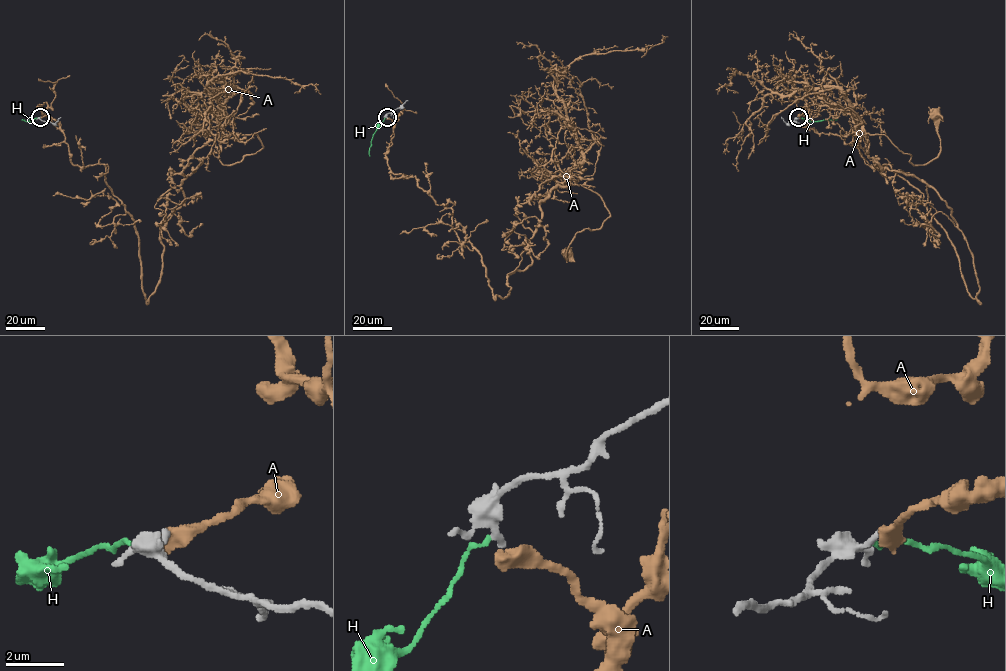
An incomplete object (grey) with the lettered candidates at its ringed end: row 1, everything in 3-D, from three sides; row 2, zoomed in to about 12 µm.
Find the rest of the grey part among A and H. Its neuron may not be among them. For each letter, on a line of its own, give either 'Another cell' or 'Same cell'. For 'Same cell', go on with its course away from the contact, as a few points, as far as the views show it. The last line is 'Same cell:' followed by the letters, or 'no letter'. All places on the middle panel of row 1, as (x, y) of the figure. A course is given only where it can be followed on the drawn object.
A: Another cell
H: Another cell
Same cell: no letter

